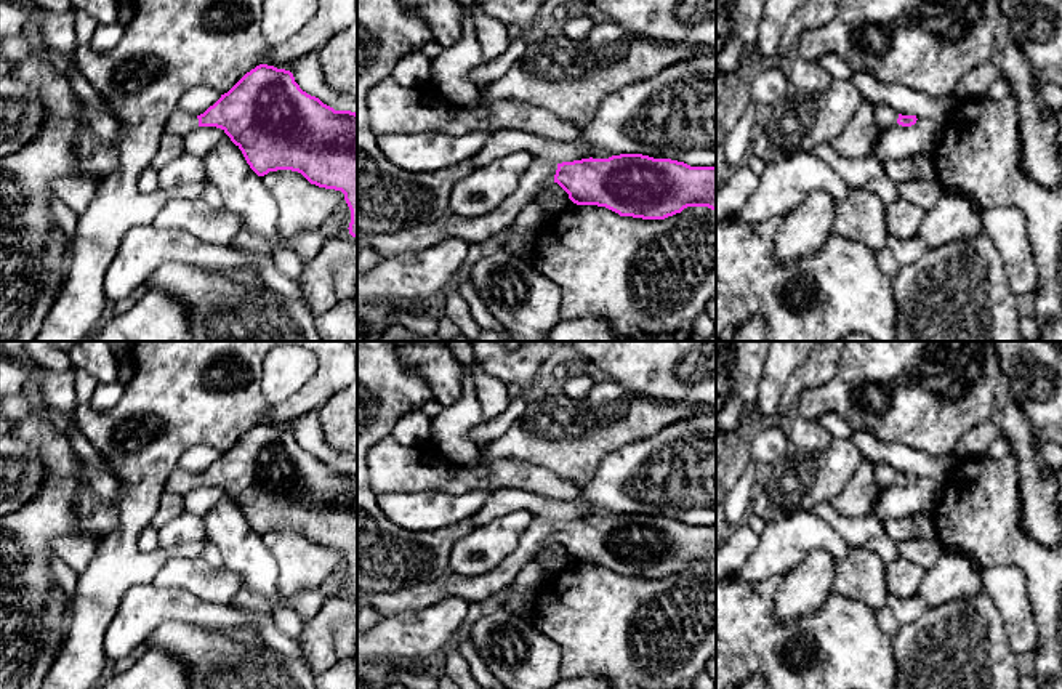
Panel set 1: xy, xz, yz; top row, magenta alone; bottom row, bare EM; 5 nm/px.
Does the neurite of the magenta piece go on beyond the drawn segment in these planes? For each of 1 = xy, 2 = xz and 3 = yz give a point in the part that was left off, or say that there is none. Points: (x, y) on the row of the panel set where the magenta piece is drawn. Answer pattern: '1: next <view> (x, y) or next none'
1: next xy (180, 122)
2: next xz (540, 173)
3: next none

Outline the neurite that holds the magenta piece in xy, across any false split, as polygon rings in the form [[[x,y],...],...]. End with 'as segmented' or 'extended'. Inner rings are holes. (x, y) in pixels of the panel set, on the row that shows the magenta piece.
[[[259,64],[247,72],[203,114],[192,115],[179,106],[171,112],[165,133],[184,136],[197,127],[221,128],[242,151],[250,168],[264,176],[292,170],[311,184],[341,191],[351,210],[349,234],[357,239],[357,114],[335,111],[308,95],[290,71]]]; extended

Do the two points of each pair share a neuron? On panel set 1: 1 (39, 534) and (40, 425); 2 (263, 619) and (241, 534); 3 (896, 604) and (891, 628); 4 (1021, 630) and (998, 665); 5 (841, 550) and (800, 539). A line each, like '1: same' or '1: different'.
1: same
2: different
3: different
4: different
5: same

